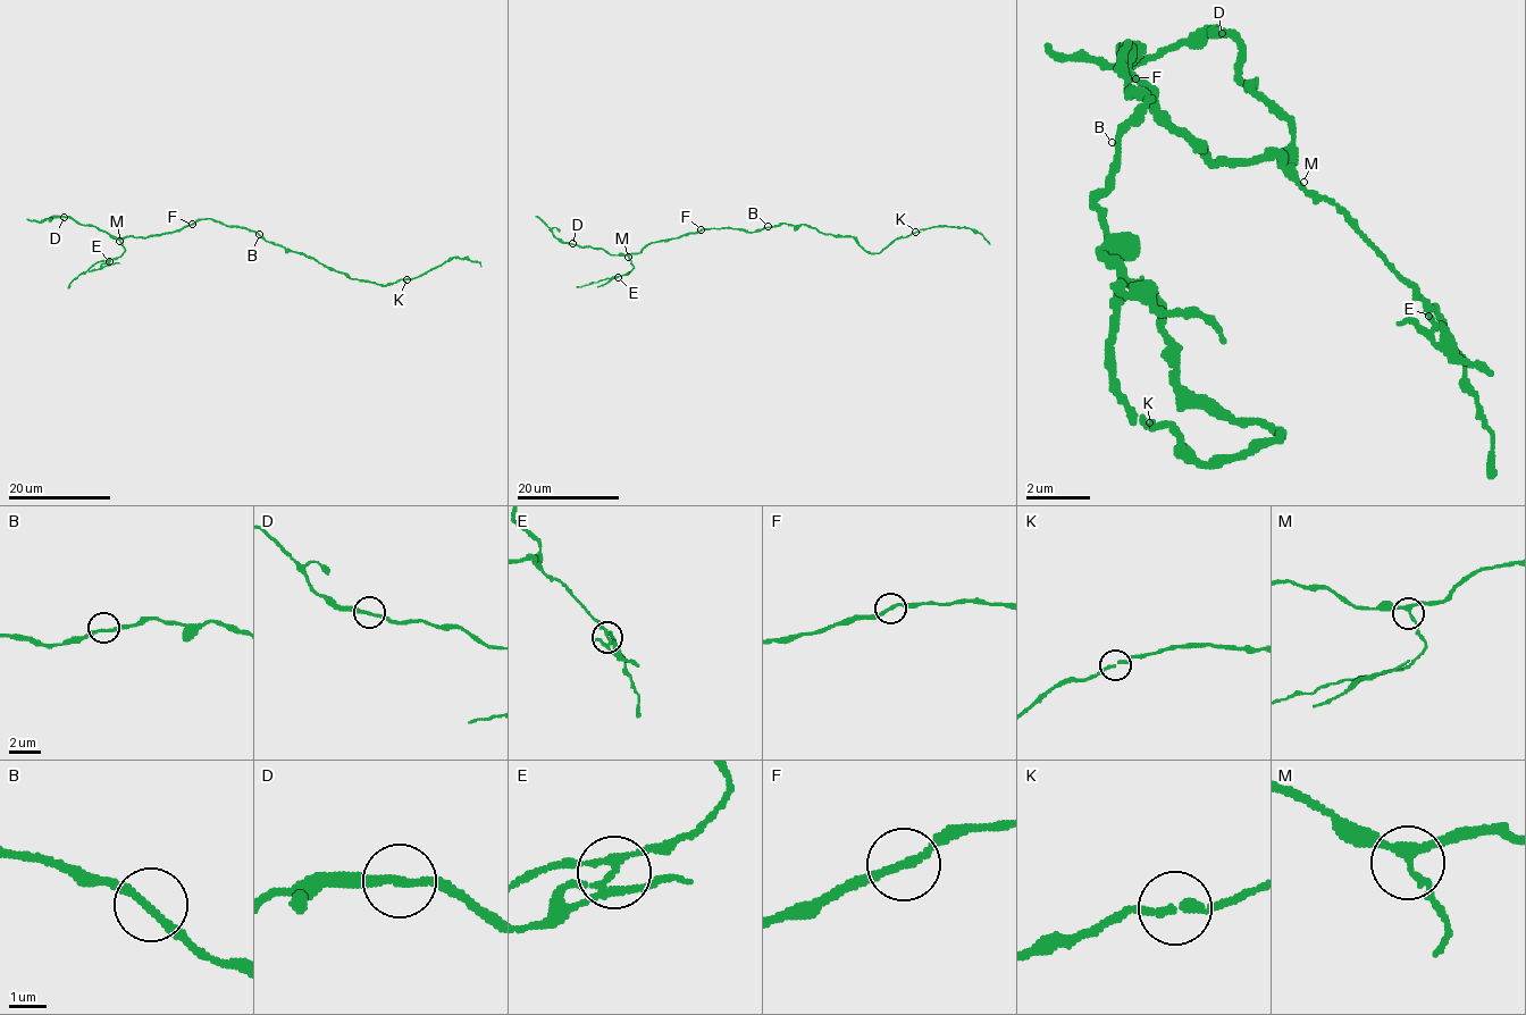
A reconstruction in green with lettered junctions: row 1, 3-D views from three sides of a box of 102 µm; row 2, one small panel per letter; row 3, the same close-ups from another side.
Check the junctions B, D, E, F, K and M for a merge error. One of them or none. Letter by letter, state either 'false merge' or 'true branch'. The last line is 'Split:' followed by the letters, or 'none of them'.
B: true branch
D: true branch
E: false merge
F: true branch
K: true branch
M: true branch
Split: E

